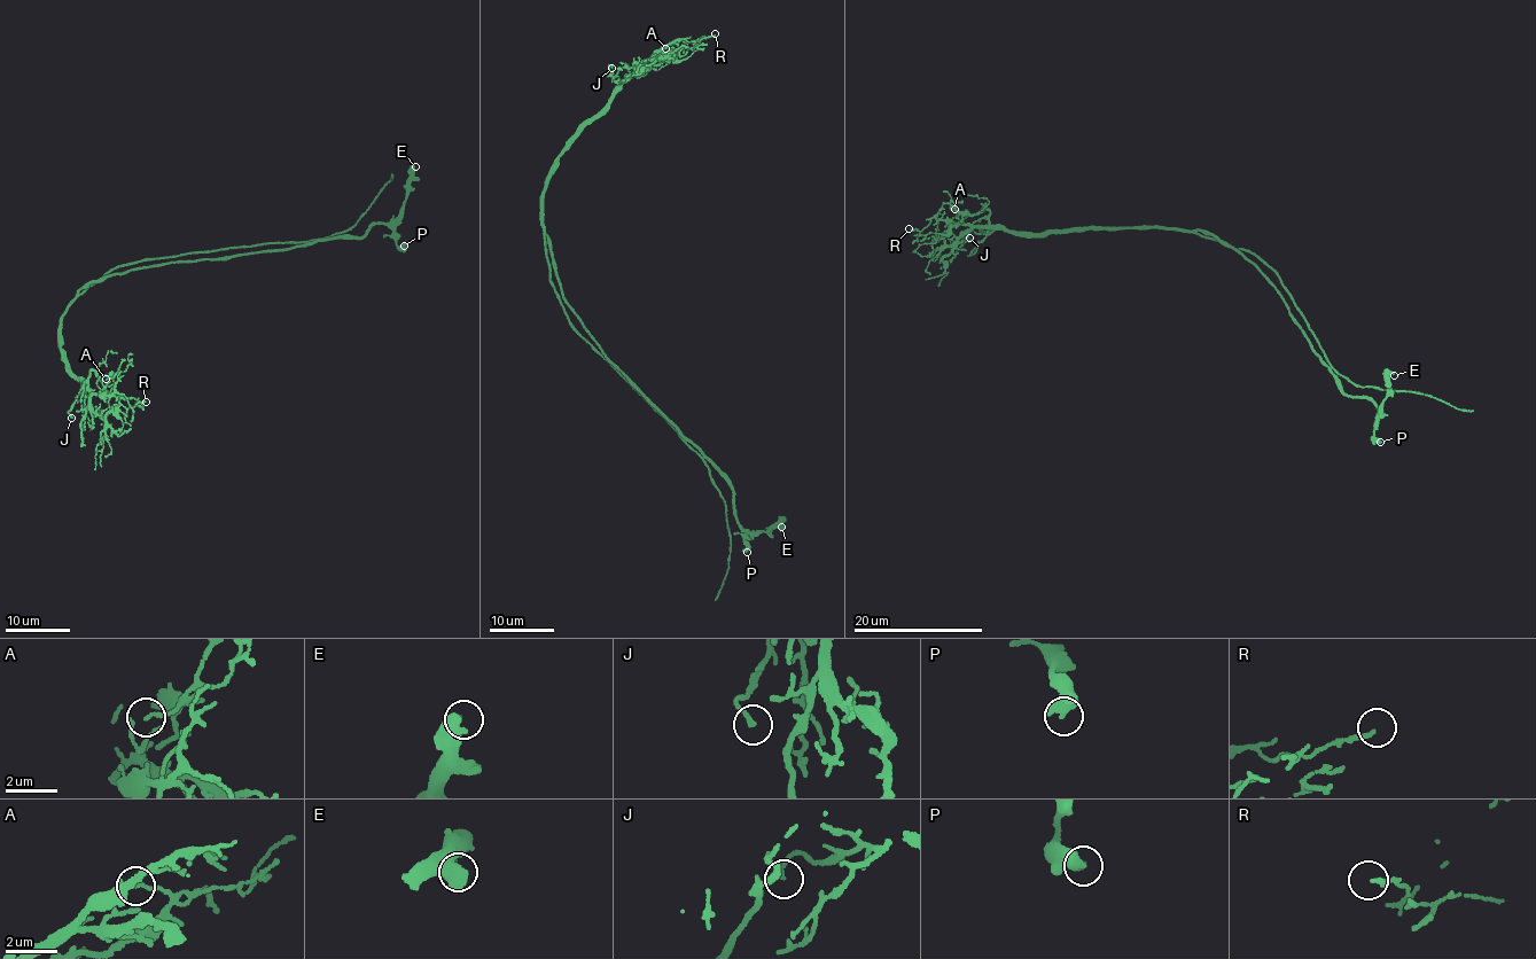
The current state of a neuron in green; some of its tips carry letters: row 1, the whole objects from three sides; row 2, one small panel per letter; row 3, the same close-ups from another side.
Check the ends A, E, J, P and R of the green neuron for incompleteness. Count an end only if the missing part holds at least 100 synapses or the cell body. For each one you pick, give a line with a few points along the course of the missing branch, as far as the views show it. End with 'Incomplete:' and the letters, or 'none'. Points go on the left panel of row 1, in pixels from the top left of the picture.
Incomplete: none

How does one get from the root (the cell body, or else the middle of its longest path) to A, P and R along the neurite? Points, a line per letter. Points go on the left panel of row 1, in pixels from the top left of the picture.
A: (117, 273), (79, 295), (57, 328), (61, 358), (80, 387), (96, 394), (111, 384), (115, 375), (106, 379)
P: (117, 273), (173, 260), (213, 260), (359, 238), (375, 221), (388, 226), (397, 246), (404, 246)
R: (117, 273), (72, 303), (59, 321), (57, 345), (64, 368), (90, 394), (123, 394), (134, 406), (146, 402)

